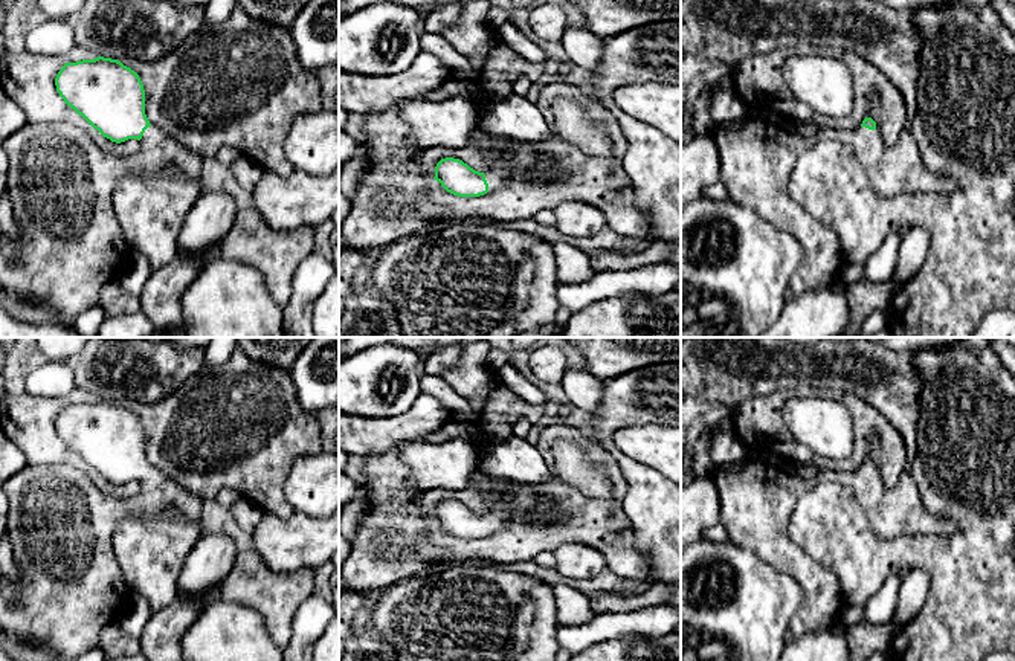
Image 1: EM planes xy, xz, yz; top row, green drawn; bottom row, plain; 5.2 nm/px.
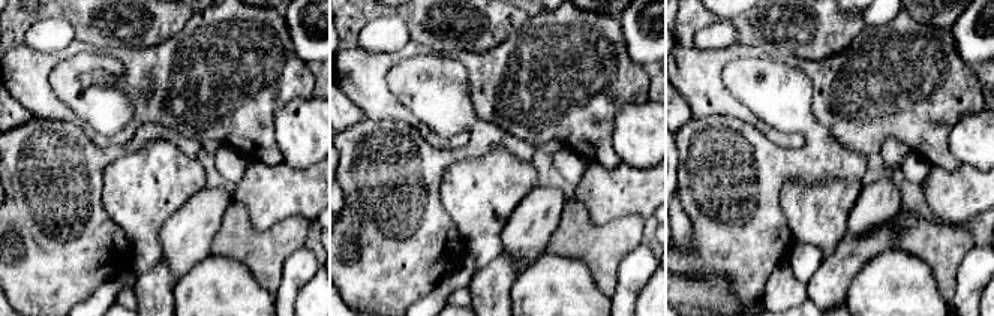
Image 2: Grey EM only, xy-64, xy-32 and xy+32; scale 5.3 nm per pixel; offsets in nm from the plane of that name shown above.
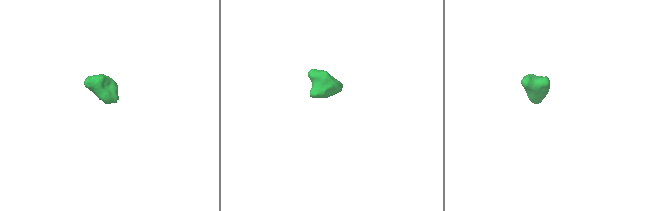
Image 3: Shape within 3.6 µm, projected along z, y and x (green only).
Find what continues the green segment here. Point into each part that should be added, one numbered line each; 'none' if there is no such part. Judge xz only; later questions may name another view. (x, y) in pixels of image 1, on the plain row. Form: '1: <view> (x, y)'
1: xz (498, 490)

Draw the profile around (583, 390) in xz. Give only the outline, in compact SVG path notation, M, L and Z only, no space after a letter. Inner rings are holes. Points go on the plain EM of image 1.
M568 365L560 385L572 409L592 415L600 408L604 380L597 379L586 365L580 368Z

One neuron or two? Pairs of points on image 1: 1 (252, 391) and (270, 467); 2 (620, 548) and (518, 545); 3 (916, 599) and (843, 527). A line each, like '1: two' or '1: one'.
1: one
2: one
3: two

